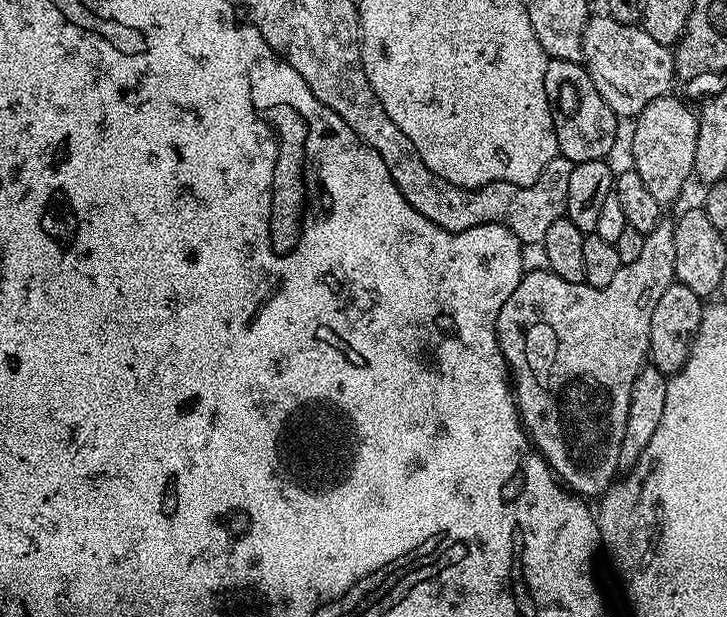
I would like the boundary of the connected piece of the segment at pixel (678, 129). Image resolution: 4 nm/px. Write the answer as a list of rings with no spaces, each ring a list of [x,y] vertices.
[[[675,95],[660,96],[650,106],[646,106],[640,111],[640,115],[635,117],[632,128],[632,164],[631,167],[642,178],[646,185],[646,190],[654,194],[654,198],[662,206],[668,206],[671,200],[676,200],[680,196],[680,191],[684,188],[684,183],[694,176],[696,166],[696,151],[698,150],[698,126],[700,125],[697,113],[691,112],[680,100],[675,100]]]

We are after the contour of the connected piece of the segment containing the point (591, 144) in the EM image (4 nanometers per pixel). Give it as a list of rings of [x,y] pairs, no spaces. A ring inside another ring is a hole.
[[[549,59],[546,66],[546,94],[552,107],[556,141],[560,147],[559,155],[573,164],[611,157],[612,147],[616,144],[618,117],[610,110],[610,106],[606,106],[602,94],[598,94],[583,63]]]

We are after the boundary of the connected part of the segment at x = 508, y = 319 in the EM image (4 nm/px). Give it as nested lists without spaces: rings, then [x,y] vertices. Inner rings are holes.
[[[664,218],[645,235],[638,258],[622,264],[608,286],[596,289],[586,283],[566,282],[566,278],[558,278],[547,270],[528,270],[514,294],[510,294],[500,308],[496,337],[514,377],[520,421],[536,451],[557,477],[581,498],[603,496],[617,477],[616,464],[620,460],[626,414],[630,410],[630,390],[650,356],[650,318],[654,315],[654,306],[658,306],[658,298],[666,294],[675,280],[674,224],[671,219]]]

